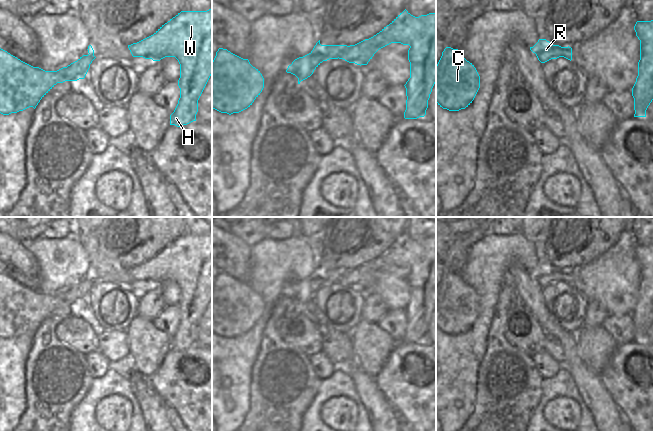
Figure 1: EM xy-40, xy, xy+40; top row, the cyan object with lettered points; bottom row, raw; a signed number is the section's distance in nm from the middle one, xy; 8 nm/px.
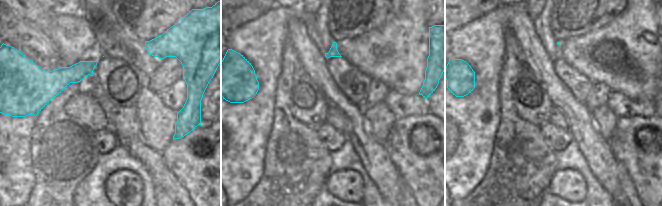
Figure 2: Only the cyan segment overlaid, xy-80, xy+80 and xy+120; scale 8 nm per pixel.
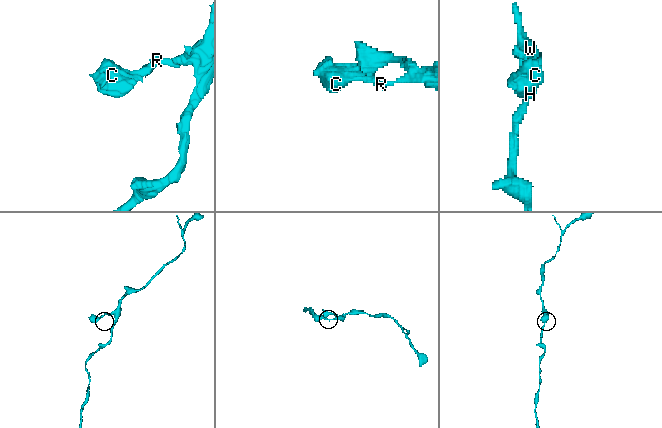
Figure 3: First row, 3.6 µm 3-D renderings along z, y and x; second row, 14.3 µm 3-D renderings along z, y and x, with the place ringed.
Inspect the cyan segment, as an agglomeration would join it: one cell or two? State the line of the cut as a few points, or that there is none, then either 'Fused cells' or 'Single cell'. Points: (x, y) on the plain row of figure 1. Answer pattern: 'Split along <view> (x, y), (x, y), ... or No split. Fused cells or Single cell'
No split. Single cell.

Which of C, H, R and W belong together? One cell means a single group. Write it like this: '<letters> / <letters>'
C H R W

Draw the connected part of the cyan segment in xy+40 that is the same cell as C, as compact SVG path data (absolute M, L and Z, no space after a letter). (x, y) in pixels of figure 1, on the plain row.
M446 271L436 289L436 327L459 335L468 331L480 312L480 300L458 273Z

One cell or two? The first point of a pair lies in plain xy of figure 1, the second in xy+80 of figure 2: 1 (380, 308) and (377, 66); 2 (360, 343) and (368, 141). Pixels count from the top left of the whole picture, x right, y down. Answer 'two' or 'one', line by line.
1: two
2: two

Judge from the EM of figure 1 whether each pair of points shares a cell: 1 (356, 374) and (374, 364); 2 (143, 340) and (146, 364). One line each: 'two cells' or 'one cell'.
1: two cells
2: one cell

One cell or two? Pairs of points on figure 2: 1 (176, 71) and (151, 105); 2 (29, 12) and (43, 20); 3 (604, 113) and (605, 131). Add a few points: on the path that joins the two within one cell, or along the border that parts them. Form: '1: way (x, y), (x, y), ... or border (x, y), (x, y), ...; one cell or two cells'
1: border (148, 87), (158, 93); two cells
2: way (32, 12), (40, 17); one cell
3: way (604, 117), (605, 127); one cell

